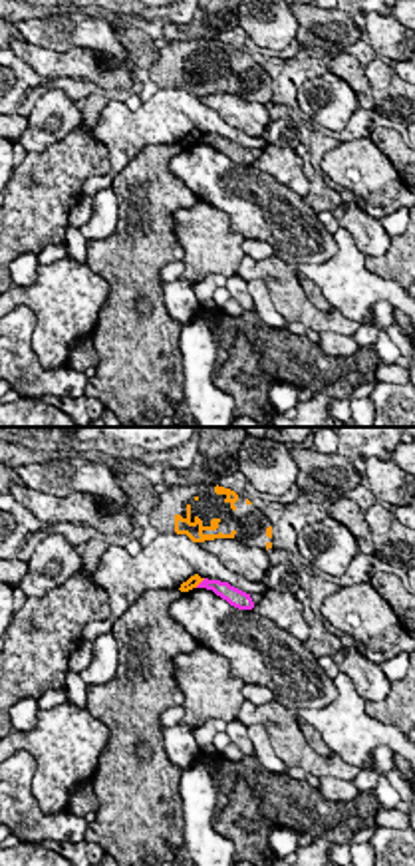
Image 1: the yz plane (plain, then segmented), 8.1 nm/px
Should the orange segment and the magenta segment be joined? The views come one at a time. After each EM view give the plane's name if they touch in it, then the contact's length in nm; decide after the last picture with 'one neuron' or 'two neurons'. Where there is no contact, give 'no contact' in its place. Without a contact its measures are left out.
contact in yz; length 120 nm

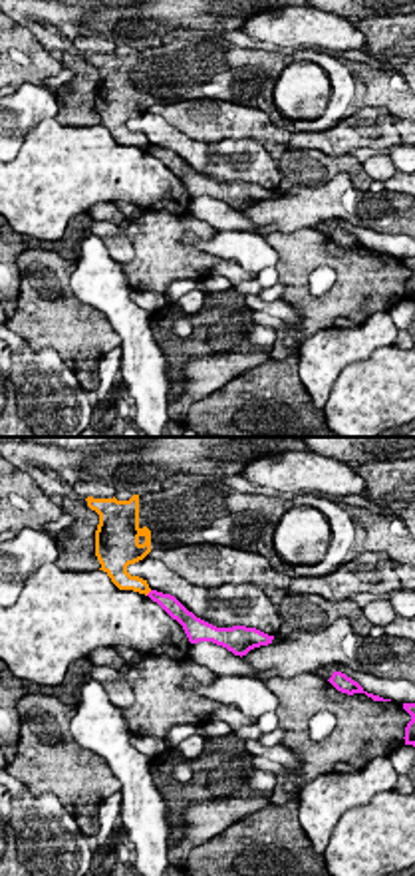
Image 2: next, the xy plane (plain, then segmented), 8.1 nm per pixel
contact in xy; length 70 nm

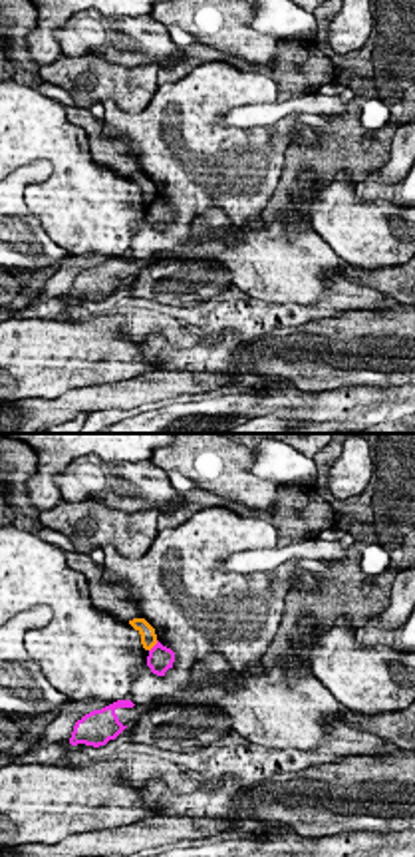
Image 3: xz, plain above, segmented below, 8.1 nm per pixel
contact in xz; length 120 nm

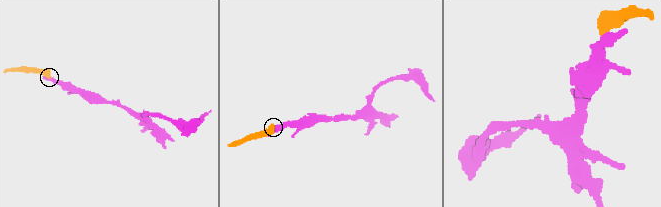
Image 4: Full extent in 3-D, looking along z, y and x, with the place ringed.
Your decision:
two neurons

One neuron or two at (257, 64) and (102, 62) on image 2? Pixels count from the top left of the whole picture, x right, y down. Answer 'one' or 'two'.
one

